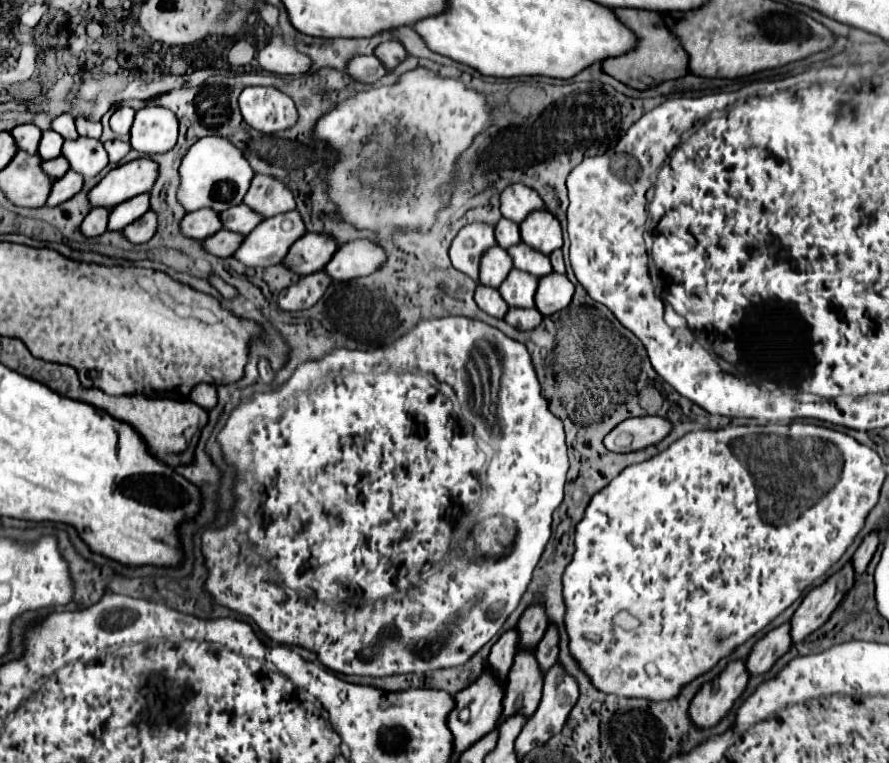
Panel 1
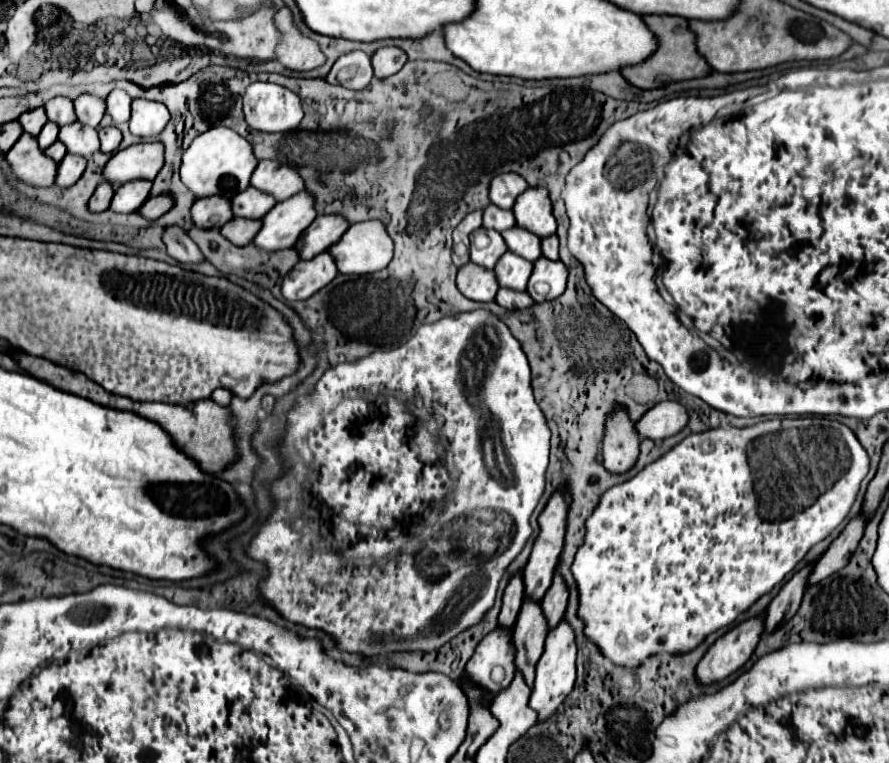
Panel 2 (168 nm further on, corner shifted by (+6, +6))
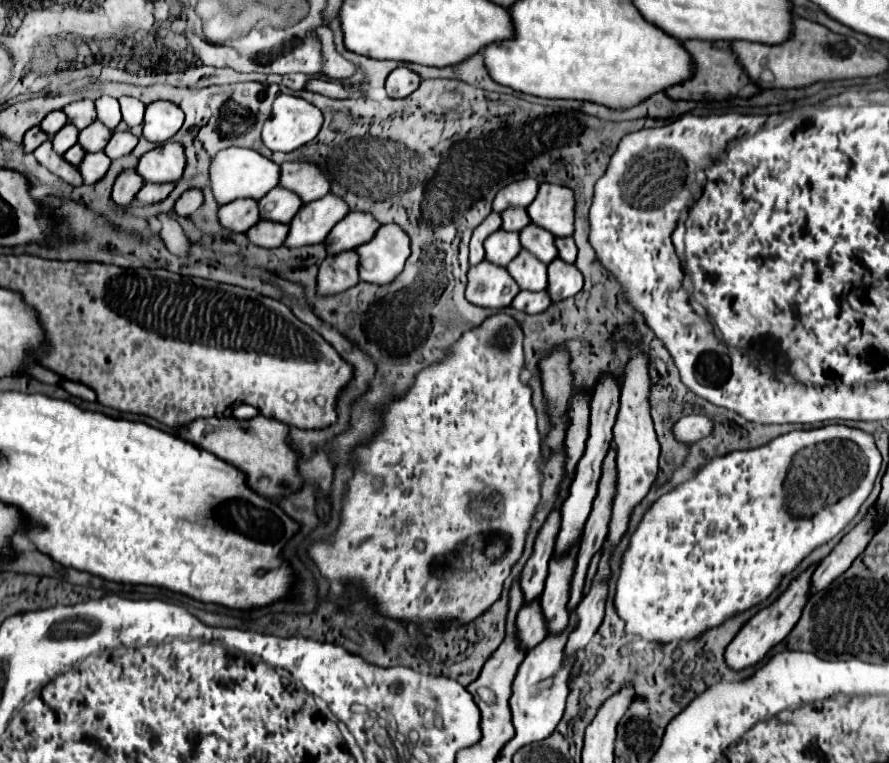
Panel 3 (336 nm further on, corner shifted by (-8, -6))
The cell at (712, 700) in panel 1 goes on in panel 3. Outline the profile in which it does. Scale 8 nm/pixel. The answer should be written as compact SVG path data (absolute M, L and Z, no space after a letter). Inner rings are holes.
M817 564L809 566L803 574L799 574L795 580L791 580L791 584L787 586L787 590L769 606L761 608L741 630L739 634L733 638L733 642L727 646L727 652L725 652L725 660L727 664L733 668L733 670L741 670L741 668L747 668L751 664L757 664L775 644L779 644L791 630L793 626L797 624L799 616L801 616L801 610L809 598L809 590L811 590L811 574L815 572Z

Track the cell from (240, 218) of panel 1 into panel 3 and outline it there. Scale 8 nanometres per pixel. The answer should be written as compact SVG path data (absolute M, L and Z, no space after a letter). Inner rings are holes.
M283 186L273 188L271 192L267 192L267 196L263 196L259 200L259 210L261 210L261 218L263 220L273 220L273 222L287 222L299 212L299 208L303 206L303 200L295 194L289 192Z

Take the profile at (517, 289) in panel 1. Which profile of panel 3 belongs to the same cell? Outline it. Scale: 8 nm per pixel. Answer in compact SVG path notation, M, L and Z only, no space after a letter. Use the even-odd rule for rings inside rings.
M521 250L507 266L507 272L521 290L539 292L547 288L547 266L537 260L529 250Z

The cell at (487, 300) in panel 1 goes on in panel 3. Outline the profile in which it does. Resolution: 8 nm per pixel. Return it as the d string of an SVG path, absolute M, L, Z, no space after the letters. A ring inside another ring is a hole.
M481 260L467 272L467 300L483 308L505 308L519 294L517 282L503 266Z

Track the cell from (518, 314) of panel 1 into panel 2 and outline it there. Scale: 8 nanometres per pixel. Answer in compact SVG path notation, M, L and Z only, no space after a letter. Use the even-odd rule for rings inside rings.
M501 288L497 292L497 298L495 302L507 310L523 310L523 308L529 308L533 306L533 298L527 294L527 292L509 292L505 288Z

